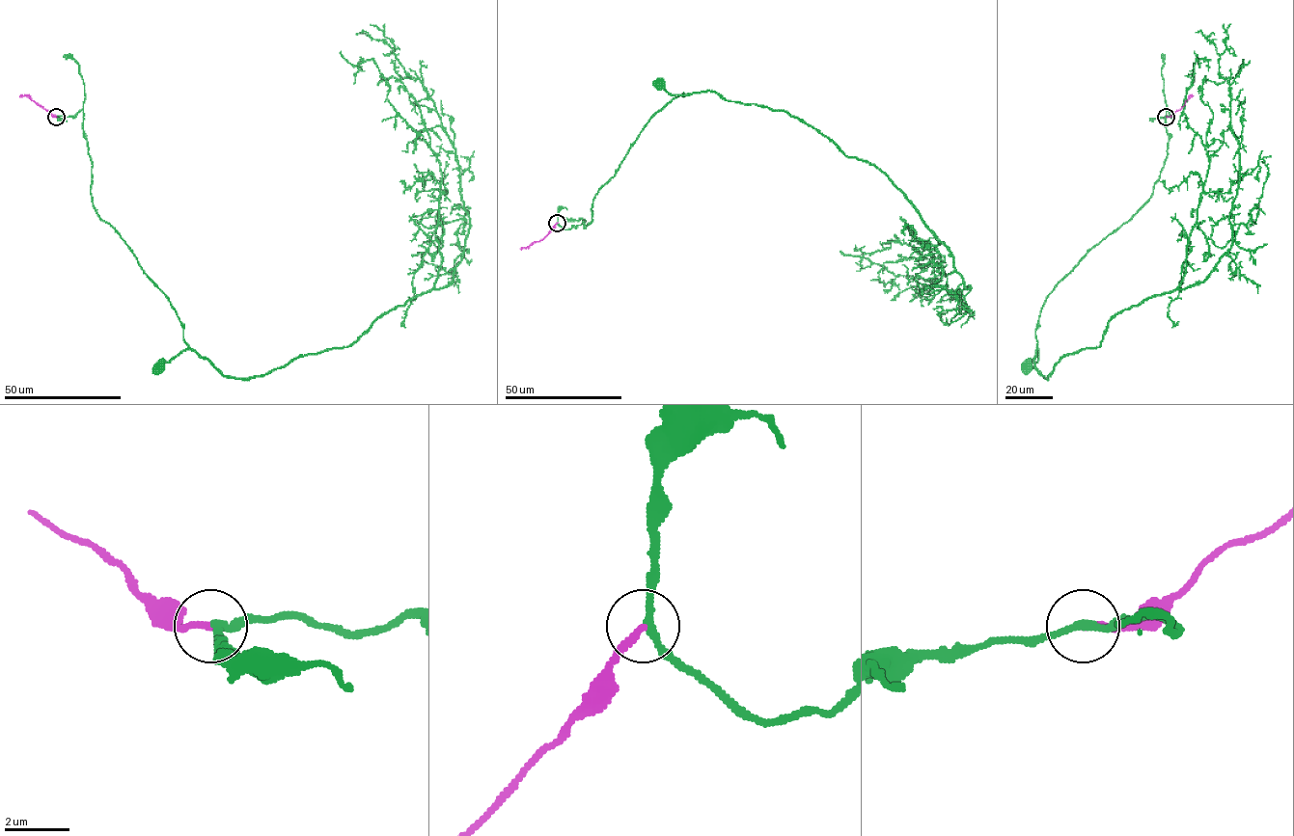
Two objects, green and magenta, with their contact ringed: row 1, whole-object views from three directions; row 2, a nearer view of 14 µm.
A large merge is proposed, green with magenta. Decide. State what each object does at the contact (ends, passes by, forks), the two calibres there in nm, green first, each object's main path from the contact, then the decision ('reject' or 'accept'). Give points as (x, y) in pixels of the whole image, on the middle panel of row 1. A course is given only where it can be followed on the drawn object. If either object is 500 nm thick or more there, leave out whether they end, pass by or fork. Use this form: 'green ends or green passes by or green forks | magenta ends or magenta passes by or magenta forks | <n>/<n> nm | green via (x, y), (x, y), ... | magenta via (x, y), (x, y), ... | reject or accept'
green passes by | magenta ends | 220/200 nm | green via (557, 222), (564, 229), (589, 224), (597, 192), (647, 121), (688, 94), (671, 94), (659, 82) | magenta via (557, 223), (541, 240), (520, 249) | reject

